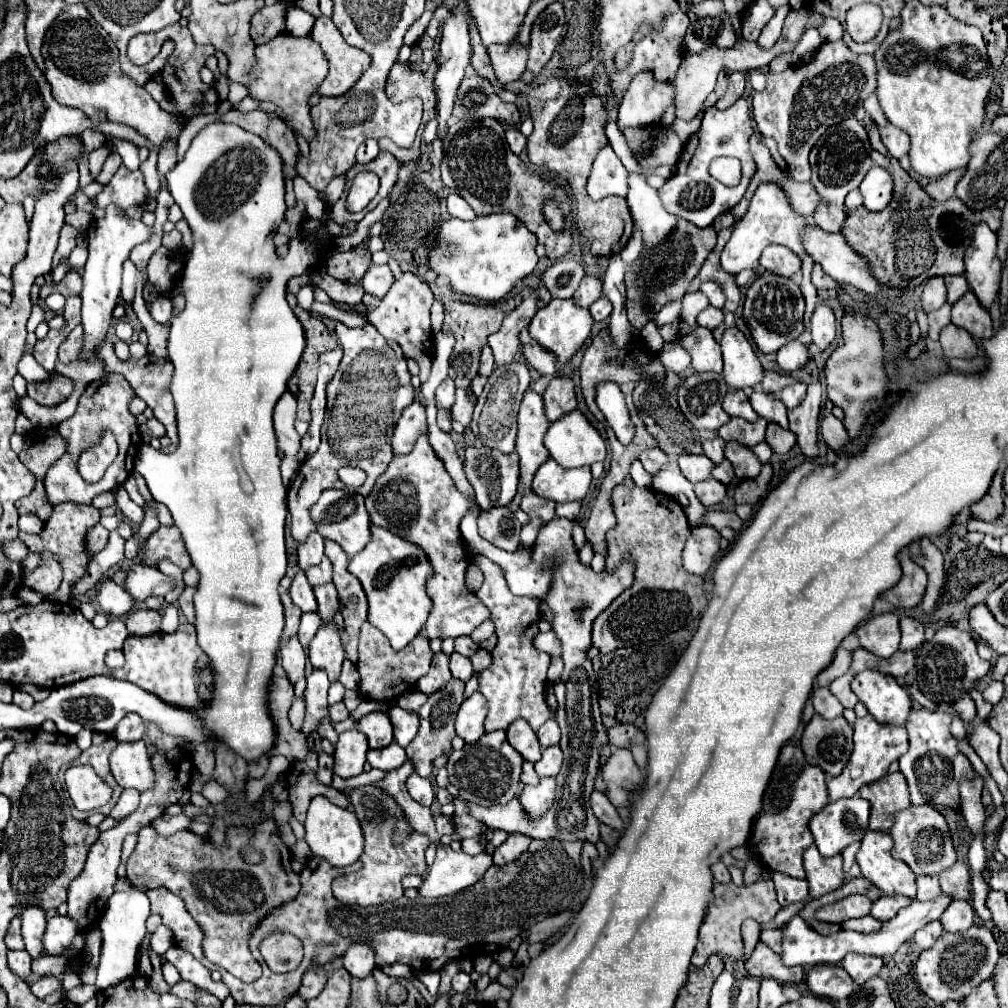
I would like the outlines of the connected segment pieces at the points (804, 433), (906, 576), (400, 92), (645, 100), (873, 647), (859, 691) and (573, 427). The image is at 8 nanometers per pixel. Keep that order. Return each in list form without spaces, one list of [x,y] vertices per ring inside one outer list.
[[[819,381],[809,383],[805,401],[789,411],[789,429],[797,437],[797,445],[801,453],[809,459],[819,455],[817,447],[817,431],[819,431],[819,407],[821,407],[823,387]]]
[[[903,555],[899,559],[899,563],[901,563],[901,569],[903,569],[903,577],[895,587],[887,589],[883,593],[883,597],[889,603],[893,603],[895,607],[911,609],[911,607],[919,605],[921,599],[923,599],[923,593],[925,593],[925,587],[927,587],[927,575],[907,555]]]
[[[395,63],[387,79],[387,97],[393,103],[419,97],[423,101],[425,123],[435,119],[433,77],[437,67],[437,63]]]
[[[651,71],[637,75],[619,105],[619,131],[659,121],[665,115],[667,107],[673,103],[673,97],[675,89],[671,85],[657,83],[651,77]]]
[[[883,613],[867,621],[865,627],[857,629],[859,643],[881,659],[889,659],[899,649],[899,617],[895,613]]]
[[[879,671],[857,673],[851,689],[875,717],[875,721],[885,725],[907,723],[911,713],[911,699],[891,675],[883,675]]]
[[[571,411],[563,419],[551,423],[545,435],[545,447],[551,459],[563,469],[585,467],[603,461],[607,455],[605,441],[581,411]]]

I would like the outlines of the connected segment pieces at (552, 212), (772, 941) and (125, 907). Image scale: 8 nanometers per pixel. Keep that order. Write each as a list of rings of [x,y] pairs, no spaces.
[[[543,207],[543,215],[547,217],[547,221],[549,221],[549,225],[551,225],[551,229],[555,231],[555,233],[561,233],[565,227],[563,227],[563,211],[559,209],[559,207]]]
[[[767,929],[761,933],[761,941],[769,945],[775,953],[781,953],[781,929]]]
[[[129,887],[127,891],[115,891],[107,903],[105,911],[99,919],[101,929],[101,959],[97,967],[97,989],[113,987],[127,977],[135,975],[137,971],[137,959],[139,959],[139,947],[145,937],[145,921],[149,917],[149,897],[145,895],[145,887]]]

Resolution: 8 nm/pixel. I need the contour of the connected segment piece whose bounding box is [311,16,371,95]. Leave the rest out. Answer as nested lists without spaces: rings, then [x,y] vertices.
[[[320,16],[315,19],[311,37],[323,47],[323,53],[329,61],[327,79],[319,85],[317,95],[343,95],[353,83],[367,71],[371,59],[365,51],[355,49],[345,43],[331,18]]]

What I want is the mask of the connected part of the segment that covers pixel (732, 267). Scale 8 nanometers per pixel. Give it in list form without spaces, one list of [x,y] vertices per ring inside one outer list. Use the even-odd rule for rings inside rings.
[[[773,181],[769,183],[761,183],[751,199],[751,205],[747,209],[747,213],[735,223],[733,227],[733,235],[731,239],[727,241],[723,253],[721,253],[721,265],[727,273],[731,275],[737,275],[739,271],[743,269],[753,269],[757,271],[759,269],[759,257],[761,257],[761,251],[771,245],[771,243],[779,243],[779,245],[785,245],[789,247],[793,253],[797,253],[801,257],[801,273],[803,273],[803,279],[801,279],[801,293],[805,297],[805,315],[803,315],[803,323],[809,325],[809,319],[819,303],[819,297],[817,297],[817,289],[813,287],[811,283],[811,269],[813,269],[813,259],[811,255],[807,255],[807,251],[803,249],[803,243],[801,243],[801,237],[803,237],[803,231],[807,229],[809,225],[809,219],[795,213],[789,199],[787,199],[787,193],[783,189],[779,189],[779,185],[775,185]]]

